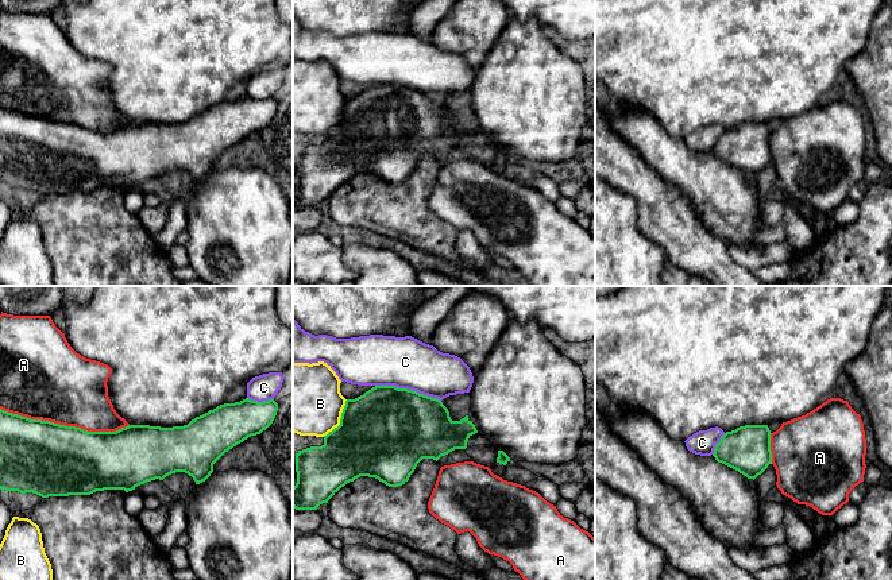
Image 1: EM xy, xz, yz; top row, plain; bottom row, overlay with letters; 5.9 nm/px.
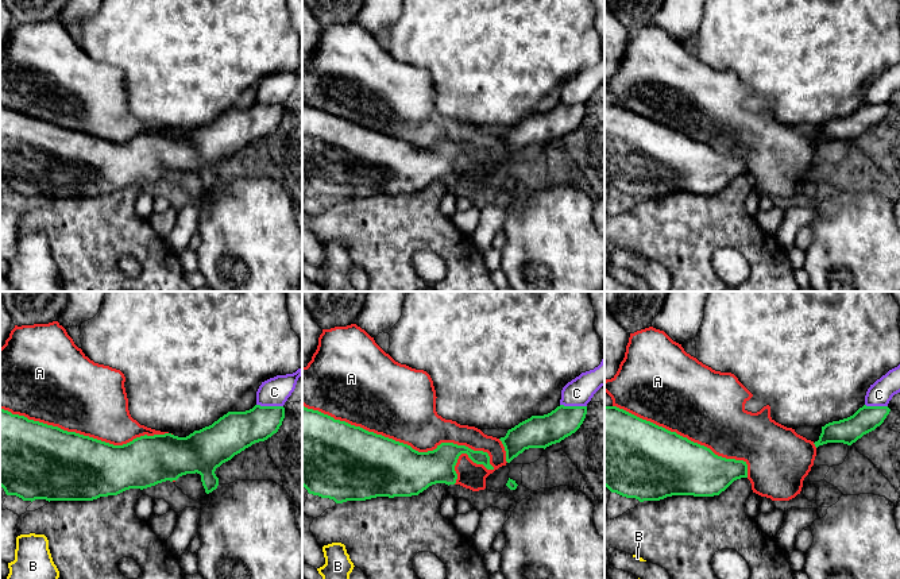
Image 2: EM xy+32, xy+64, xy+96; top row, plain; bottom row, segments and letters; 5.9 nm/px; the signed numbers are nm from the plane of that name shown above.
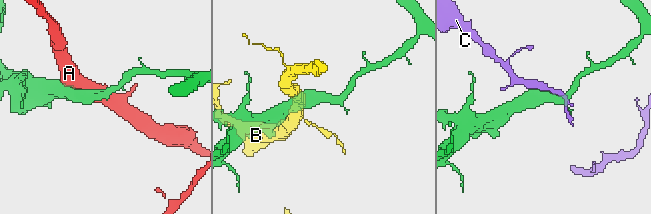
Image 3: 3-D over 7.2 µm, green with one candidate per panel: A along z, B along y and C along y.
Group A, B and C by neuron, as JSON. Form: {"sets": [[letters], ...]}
{"sets": [["A"], ["B"], ["C"]]}

